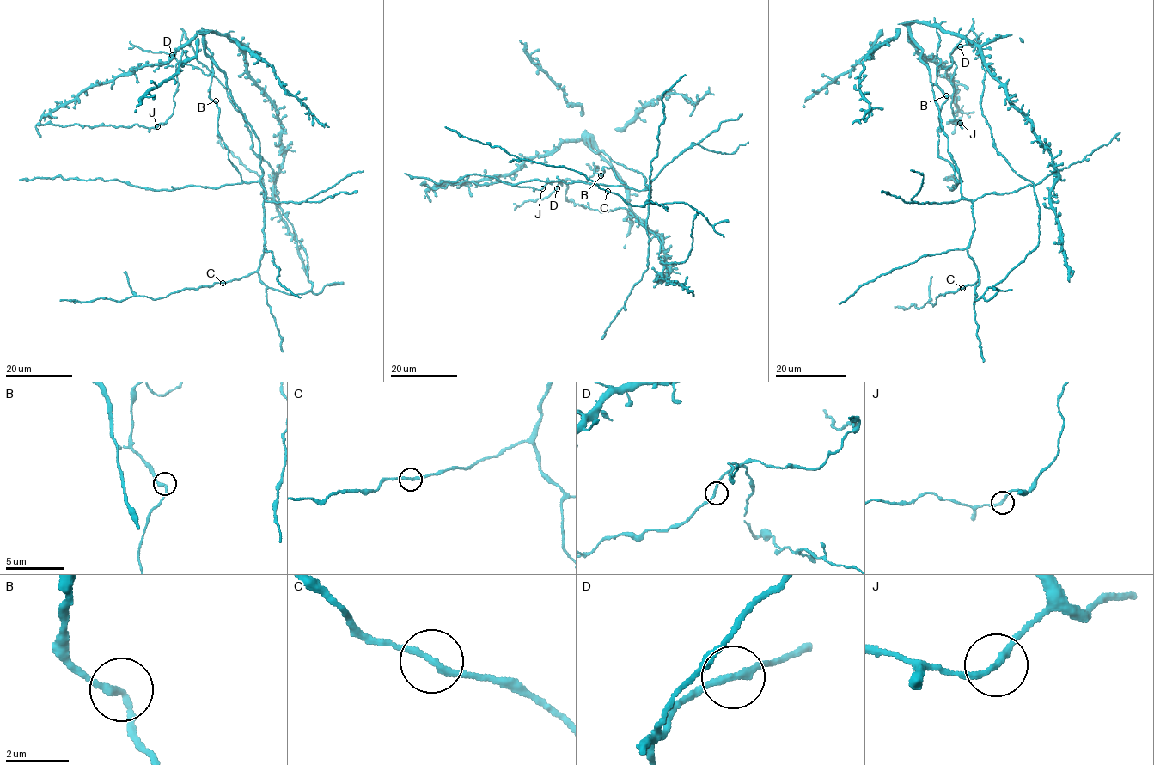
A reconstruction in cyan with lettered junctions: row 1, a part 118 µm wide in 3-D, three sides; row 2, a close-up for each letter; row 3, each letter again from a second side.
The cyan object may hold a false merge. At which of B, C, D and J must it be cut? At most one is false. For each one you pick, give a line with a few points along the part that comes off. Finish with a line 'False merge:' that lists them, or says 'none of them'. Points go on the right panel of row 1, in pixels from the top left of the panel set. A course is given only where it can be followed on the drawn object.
False merge: none of them

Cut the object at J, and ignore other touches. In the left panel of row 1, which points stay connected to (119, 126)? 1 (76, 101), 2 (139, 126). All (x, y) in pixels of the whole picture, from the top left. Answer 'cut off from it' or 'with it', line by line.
1: cut off from it
2: with it

